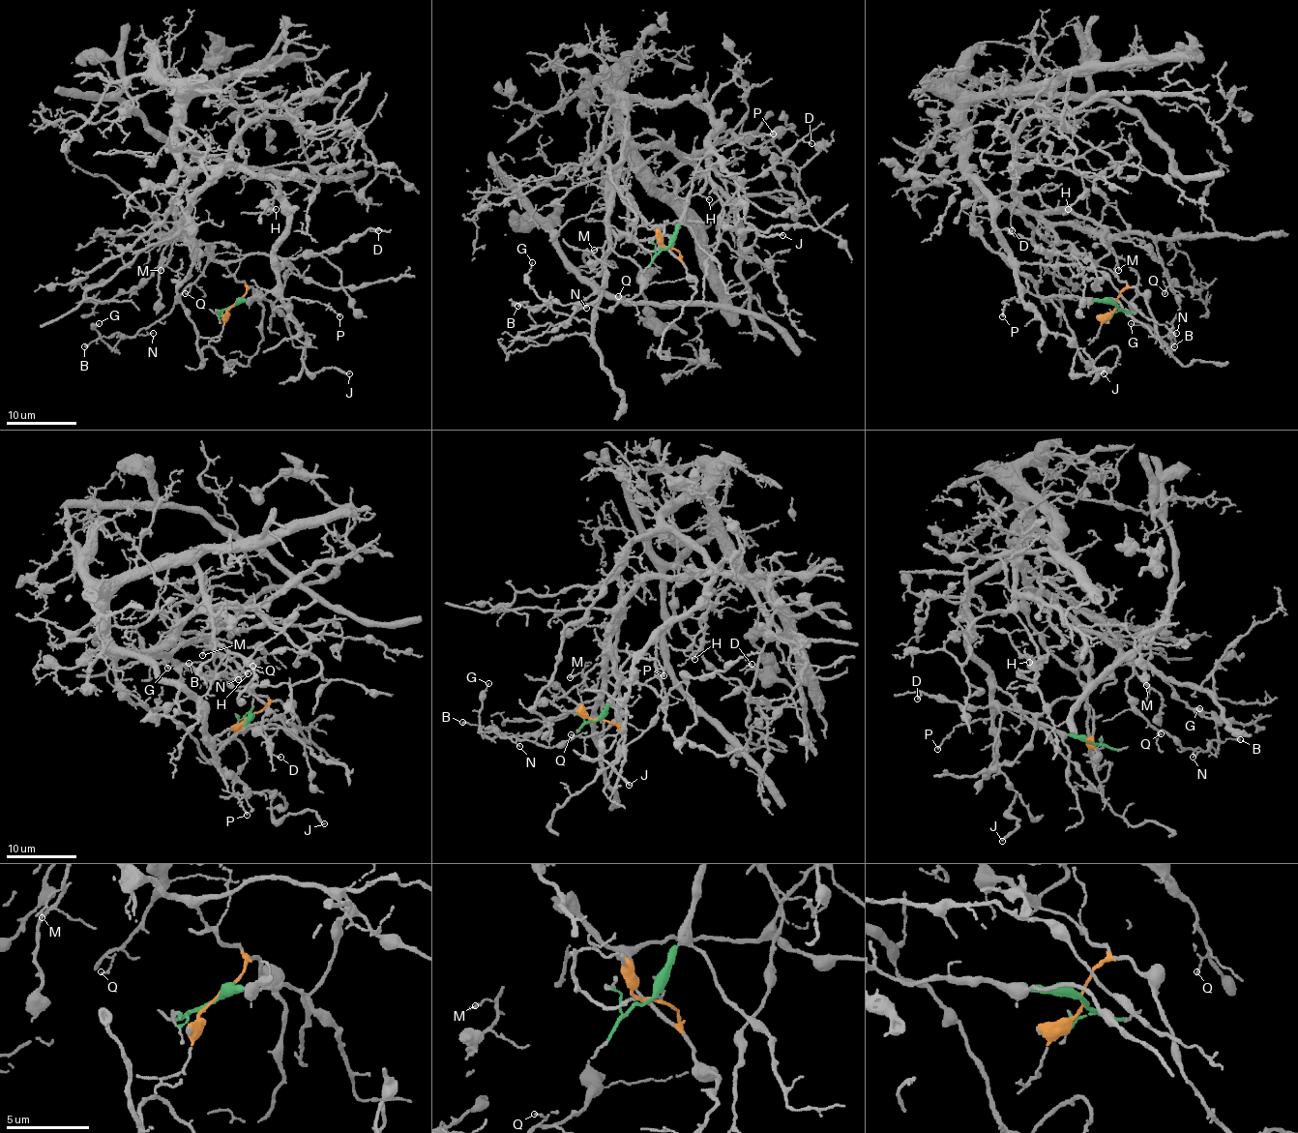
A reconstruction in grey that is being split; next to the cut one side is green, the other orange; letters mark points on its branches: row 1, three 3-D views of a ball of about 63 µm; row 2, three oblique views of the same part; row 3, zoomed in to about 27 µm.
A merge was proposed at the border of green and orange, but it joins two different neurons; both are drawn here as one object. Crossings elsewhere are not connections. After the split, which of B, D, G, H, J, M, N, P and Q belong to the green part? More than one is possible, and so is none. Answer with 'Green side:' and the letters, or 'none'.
Green side: H, J, P

